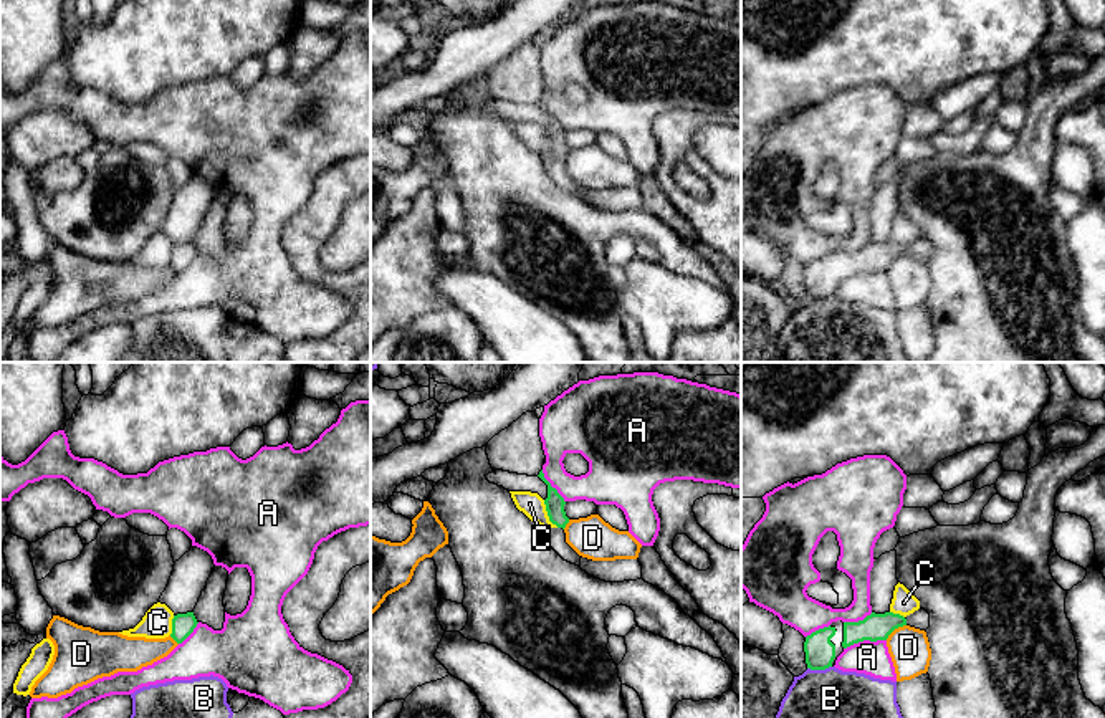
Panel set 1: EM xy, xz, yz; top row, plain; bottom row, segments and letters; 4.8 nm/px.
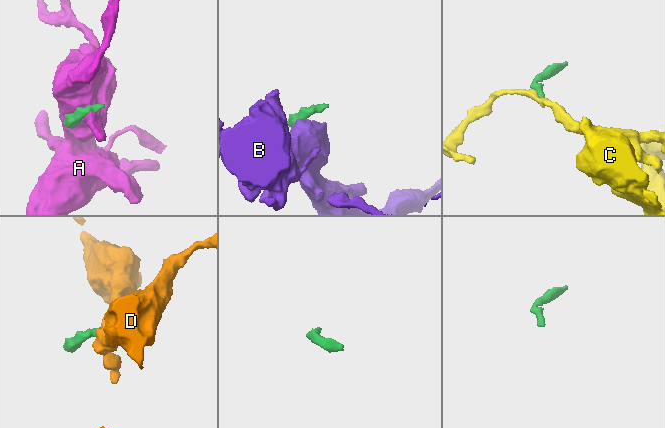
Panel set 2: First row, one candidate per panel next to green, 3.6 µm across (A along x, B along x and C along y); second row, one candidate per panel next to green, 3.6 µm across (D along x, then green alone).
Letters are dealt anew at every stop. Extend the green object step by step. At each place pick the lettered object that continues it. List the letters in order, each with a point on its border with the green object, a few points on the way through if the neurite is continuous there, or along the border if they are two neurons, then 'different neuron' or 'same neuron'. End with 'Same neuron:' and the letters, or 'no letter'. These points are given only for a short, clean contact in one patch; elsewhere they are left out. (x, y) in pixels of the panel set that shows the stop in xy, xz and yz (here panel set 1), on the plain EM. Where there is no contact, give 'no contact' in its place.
A: meets green in yz at (864, 268); different neuron
B: meets green in yz at (819, 298); border along yz (831, 295), (808, 298); different neuron
C: meets green in xz at (548, 144); border along xz (543, 129), (548, 148), (558, 156); different neuron
D: meets green in yz at (895, 257); border along yz (905, 253), (899, 255), (885, 268); different neuron
Same neuron: no letter

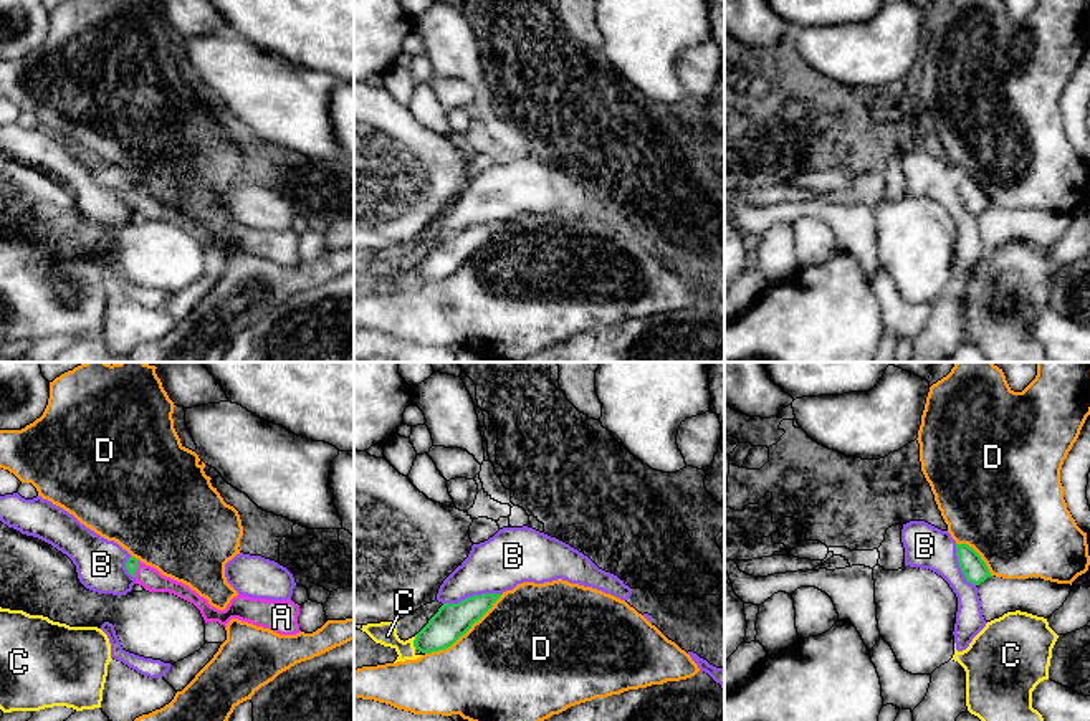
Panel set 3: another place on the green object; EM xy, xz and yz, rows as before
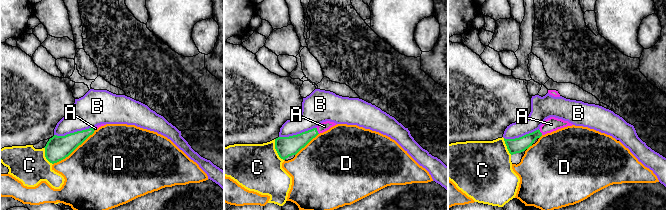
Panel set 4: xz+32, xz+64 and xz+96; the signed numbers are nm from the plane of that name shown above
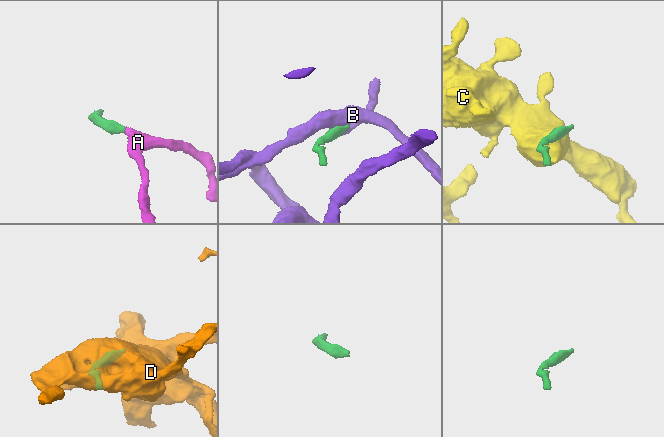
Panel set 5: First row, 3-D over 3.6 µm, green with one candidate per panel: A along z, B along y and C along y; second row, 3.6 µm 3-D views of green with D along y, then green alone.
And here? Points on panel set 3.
A: meets green in xy at (136, 199); runs through xy (133, 192), (136, 199), (151, 209); same neuron
B: meets green in xz at (473, 225); border along xz (501, 222), (482, 222), (444, 233); different neuron
C: meets green in xz at (414, 272); border along xz (417, 265), (414, 278); different neuron
D: meets green in xz at (463, 263); different neuron
Same neuron: A

